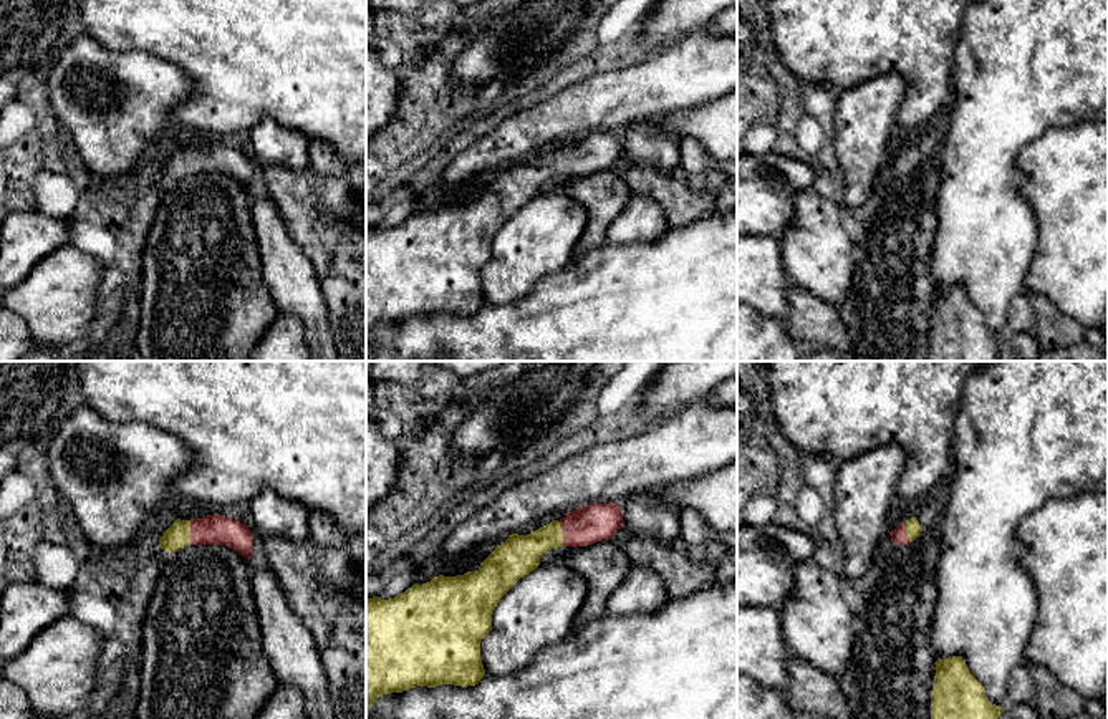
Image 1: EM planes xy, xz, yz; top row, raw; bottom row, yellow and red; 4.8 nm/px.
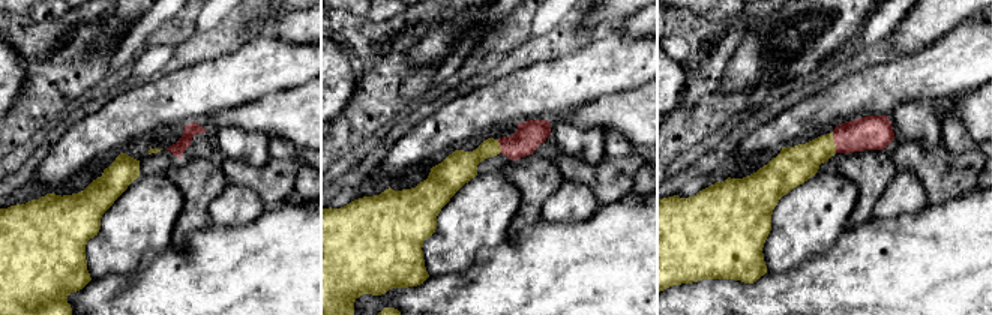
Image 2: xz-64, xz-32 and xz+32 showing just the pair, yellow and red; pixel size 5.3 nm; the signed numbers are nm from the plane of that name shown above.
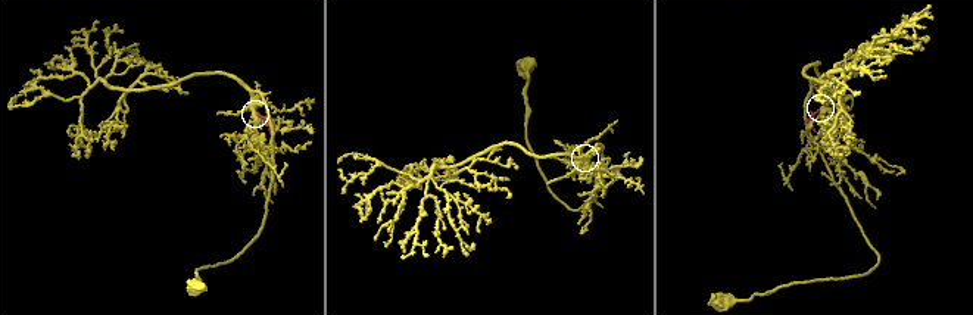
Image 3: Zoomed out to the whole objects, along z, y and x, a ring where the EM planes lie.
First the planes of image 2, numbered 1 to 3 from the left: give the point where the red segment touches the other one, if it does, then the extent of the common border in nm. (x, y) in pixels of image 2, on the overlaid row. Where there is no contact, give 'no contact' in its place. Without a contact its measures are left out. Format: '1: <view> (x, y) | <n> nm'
1: no contact
2: xz-32 (499, 146) | 70 nm
3: xz+32 (833, 143) | 110 nm

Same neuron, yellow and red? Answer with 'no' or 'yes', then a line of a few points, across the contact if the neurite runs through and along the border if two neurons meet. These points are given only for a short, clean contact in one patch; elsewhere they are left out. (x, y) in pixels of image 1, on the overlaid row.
yes; line xy (178, 535), (189, 532), (214, 529)

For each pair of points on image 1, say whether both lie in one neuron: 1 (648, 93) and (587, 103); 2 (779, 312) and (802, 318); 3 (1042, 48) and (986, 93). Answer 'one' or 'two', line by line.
1: one
2: two
3: one

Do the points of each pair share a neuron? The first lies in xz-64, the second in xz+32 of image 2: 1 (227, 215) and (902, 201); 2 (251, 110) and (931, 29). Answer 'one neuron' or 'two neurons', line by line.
1: one neuron
2: two neurons

